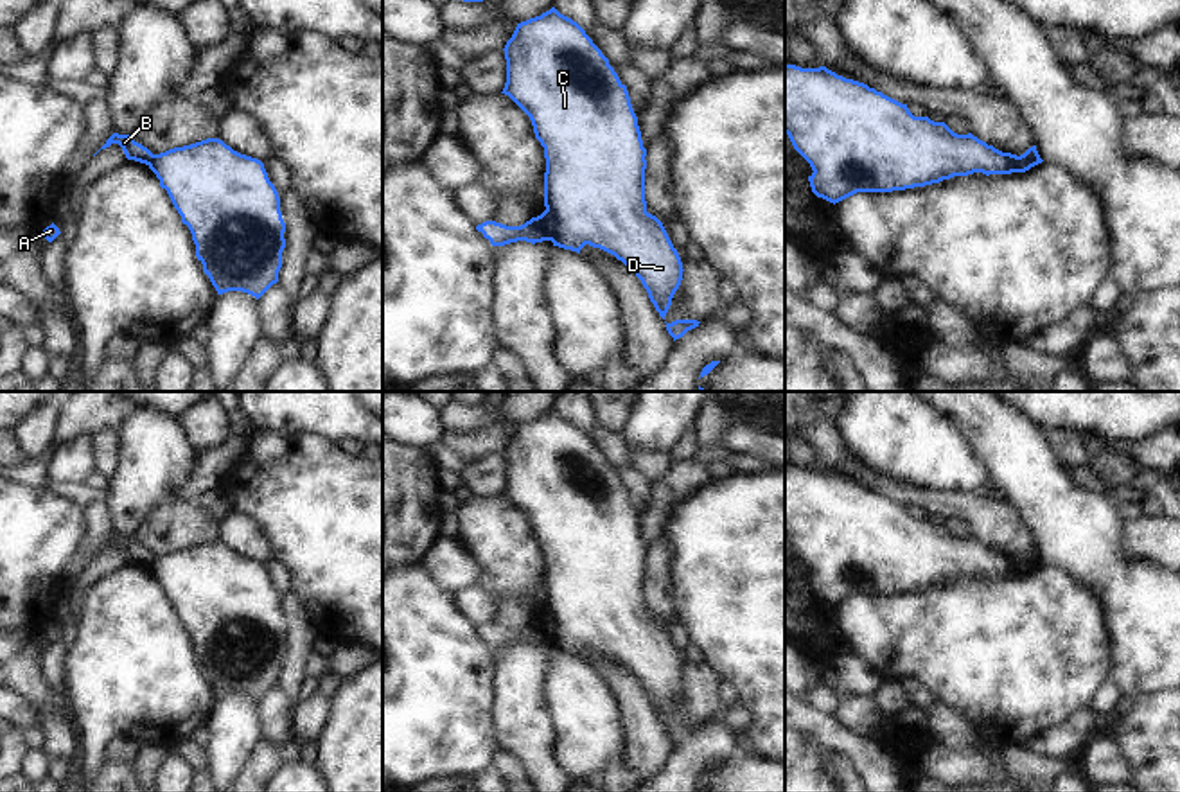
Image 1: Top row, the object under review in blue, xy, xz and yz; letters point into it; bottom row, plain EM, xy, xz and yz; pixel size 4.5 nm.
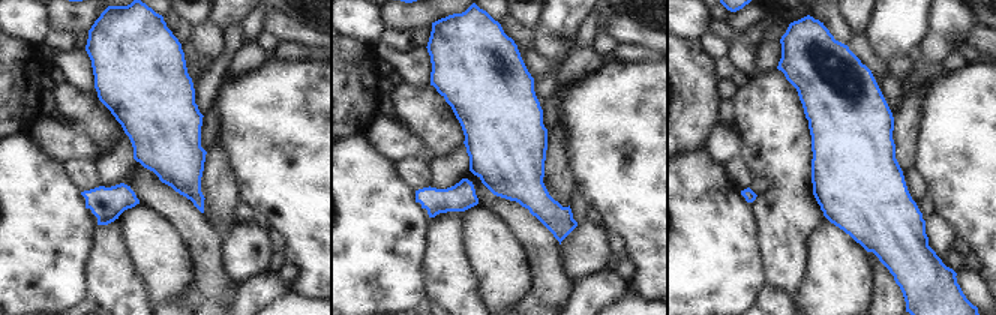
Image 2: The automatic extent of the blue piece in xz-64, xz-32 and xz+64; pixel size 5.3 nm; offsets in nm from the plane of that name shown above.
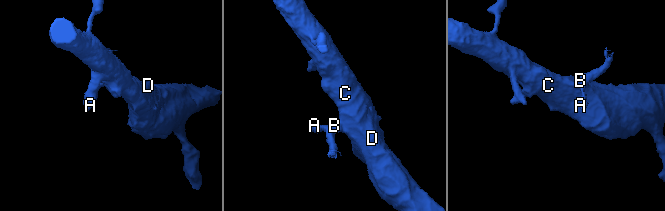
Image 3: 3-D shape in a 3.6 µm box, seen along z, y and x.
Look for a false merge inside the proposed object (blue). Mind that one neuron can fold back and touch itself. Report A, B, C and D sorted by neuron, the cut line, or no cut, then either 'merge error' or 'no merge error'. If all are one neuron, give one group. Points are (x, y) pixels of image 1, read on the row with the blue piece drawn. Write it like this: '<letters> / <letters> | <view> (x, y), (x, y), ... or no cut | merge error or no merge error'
A B / C D | xz (545, 211), (552, 218), (552, 239) | merge error

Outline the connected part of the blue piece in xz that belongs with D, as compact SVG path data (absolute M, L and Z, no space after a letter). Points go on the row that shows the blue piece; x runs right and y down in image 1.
M555 7L517 23L503 50L506 83L501 93L508 95L530 117L535 138L544 147L544 207L553 217L553 246L580 253L589 244L614 255L641 280L650 302L665 320L684 269L663 223L647 212L647 149L627 86L586 31Z

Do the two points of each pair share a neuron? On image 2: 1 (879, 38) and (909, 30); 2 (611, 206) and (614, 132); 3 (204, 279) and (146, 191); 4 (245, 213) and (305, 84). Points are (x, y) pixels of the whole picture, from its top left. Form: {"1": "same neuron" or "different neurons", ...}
{"1": "same neuron", "2": "same neuron", "3": "same neuron", "4": "different neurons"}

